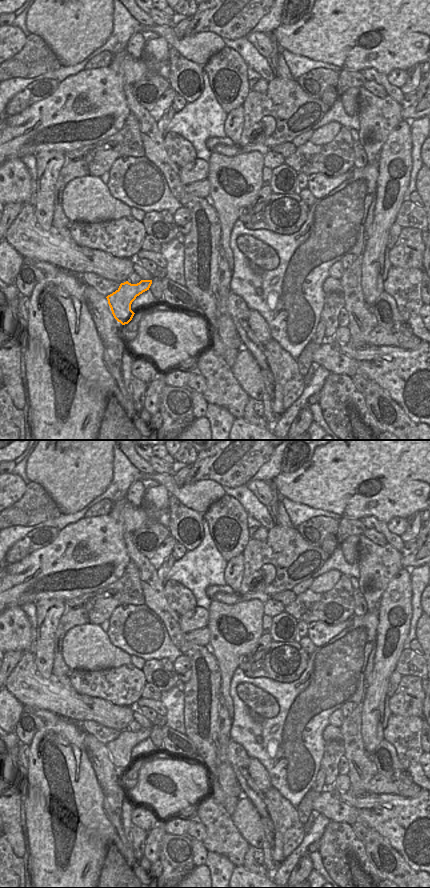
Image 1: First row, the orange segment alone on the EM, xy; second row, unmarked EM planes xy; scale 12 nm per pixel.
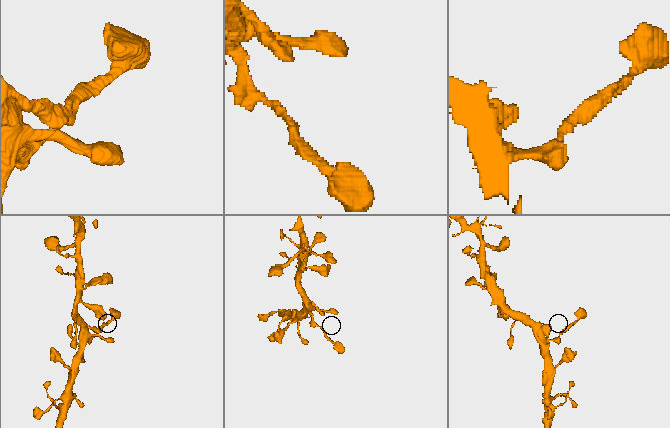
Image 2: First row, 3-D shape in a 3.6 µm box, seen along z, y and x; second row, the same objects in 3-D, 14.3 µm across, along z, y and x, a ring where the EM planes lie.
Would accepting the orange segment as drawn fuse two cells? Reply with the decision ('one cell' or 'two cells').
two cells

